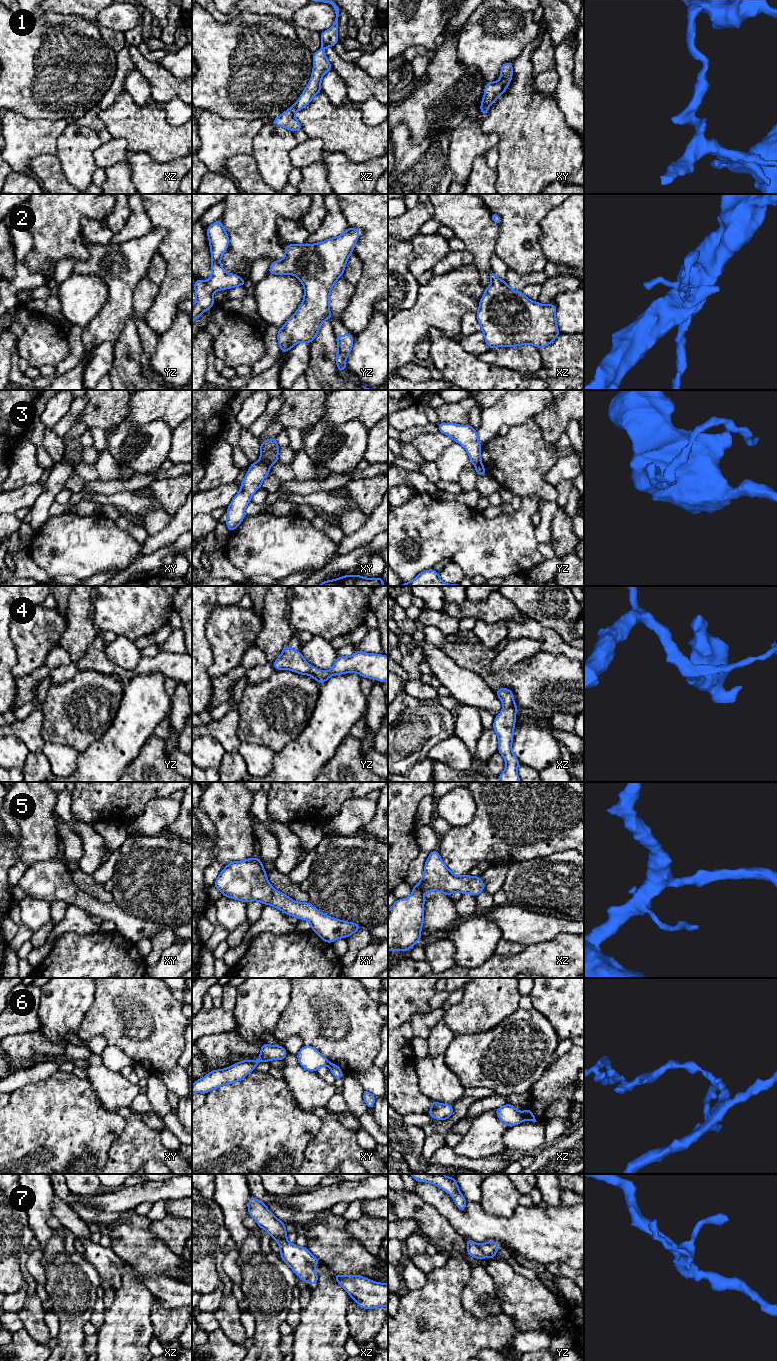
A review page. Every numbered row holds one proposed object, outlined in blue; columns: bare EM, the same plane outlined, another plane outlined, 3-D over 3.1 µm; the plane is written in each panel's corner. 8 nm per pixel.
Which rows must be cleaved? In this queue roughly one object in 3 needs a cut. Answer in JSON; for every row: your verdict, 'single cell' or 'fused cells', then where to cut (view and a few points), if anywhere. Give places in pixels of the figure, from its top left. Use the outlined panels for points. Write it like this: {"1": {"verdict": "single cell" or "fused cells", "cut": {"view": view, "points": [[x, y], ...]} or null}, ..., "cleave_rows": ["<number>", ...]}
{"1": {"verdict": "single cell", "cut": null}, "2": {"verdict": "single cell", "cut": null}, "3": {"verdict": "fused cells", "cut": {"view": "xy", "points": [[260, 460], [269, 466]]}}, "4": {"verdict": "single cell", "cut": null}, "5": {"verdict": "single cell", "cut": null}, "6": {"verdict": "fused cells", "cut": {"view": "xz", "points": [[524, 1113], [527, 1119]]}}, "7": {"verdict": "single cell", "cut": null}, "cleave_rows": ["3", "6"]}

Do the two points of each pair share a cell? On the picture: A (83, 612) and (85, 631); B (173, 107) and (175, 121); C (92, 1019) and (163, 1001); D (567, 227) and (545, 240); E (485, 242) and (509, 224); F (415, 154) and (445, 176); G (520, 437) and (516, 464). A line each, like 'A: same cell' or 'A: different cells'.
A: same cell
B: same cell
C: same cell
D: same cell
E: different cells
F: same cell
G: same cell

